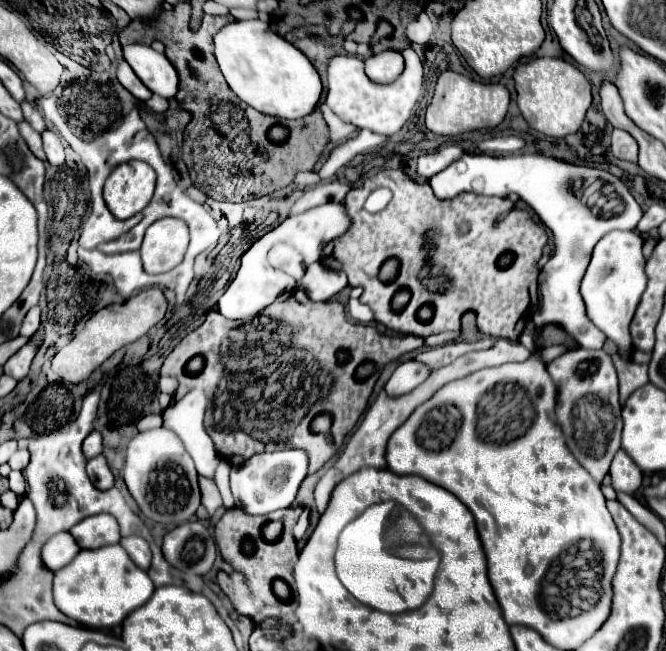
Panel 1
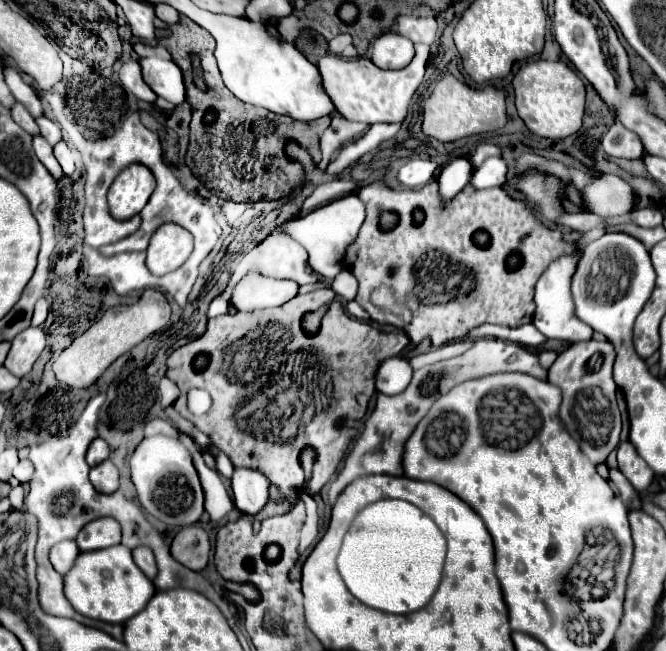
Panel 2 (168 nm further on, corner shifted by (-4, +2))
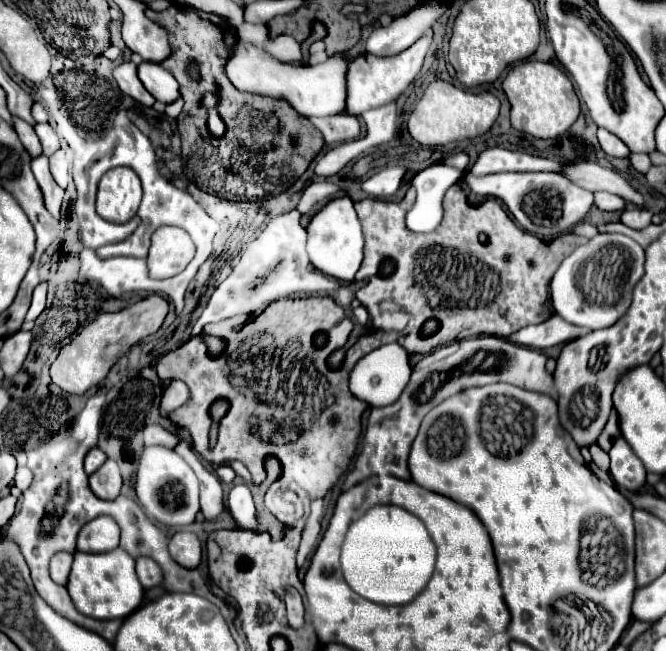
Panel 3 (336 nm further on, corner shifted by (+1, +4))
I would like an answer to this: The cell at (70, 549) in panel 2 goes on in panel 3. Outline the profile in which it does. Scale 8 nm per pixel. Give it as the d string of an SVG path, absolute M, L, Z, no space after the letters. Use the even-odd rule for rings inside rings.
M70 552L54 554L54 558L50 560L50 576L52 576L52 580L64 586L66 580L68 580L68 574L70 574L70 566L72 566L72 554Z

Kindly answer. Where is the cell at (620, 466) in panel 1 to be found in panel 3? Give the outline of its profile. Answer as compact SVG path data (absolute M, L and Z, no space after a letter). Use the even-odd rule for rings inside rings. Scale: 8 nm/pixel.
M618 438L612 446L610 454L610 476L614 482L630 492L636 492L646 482L646 470L640 462L640 458L632 452L628 442L624 438Z

